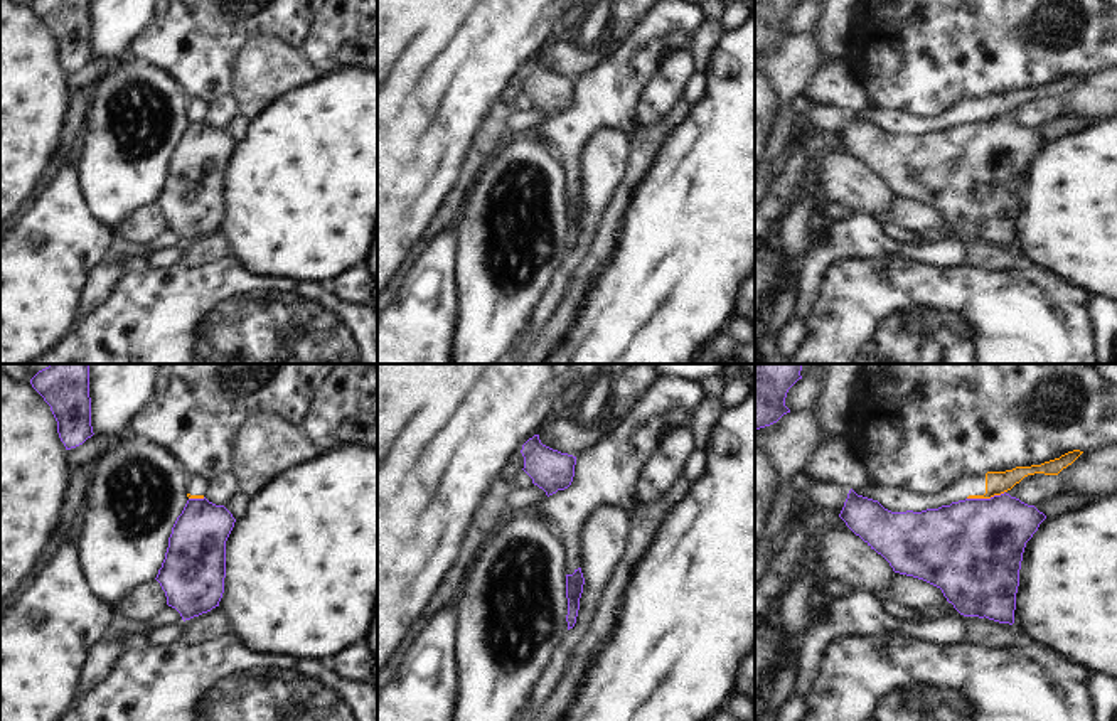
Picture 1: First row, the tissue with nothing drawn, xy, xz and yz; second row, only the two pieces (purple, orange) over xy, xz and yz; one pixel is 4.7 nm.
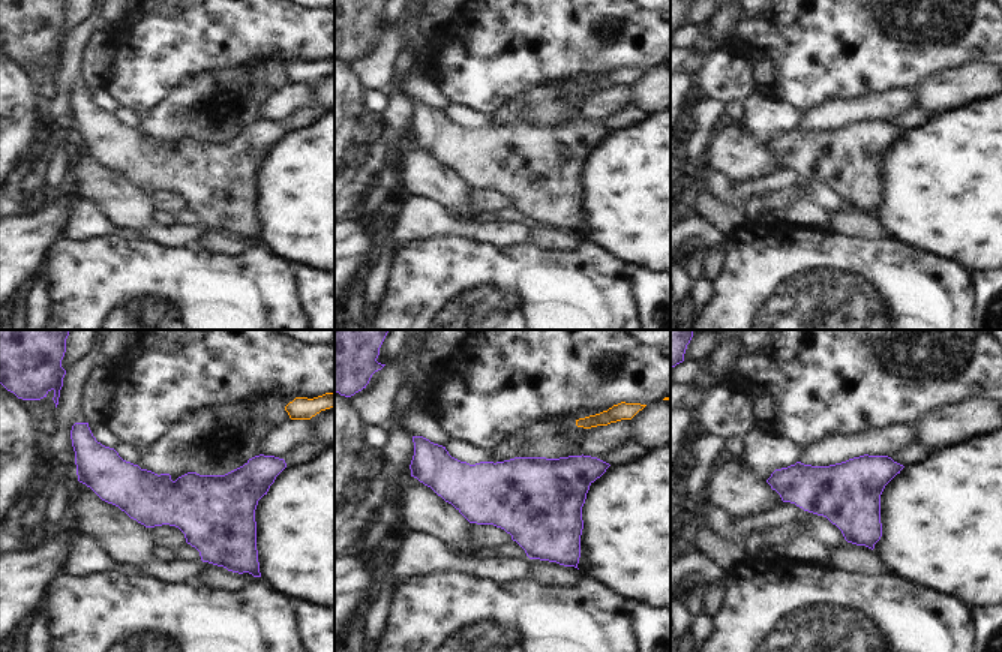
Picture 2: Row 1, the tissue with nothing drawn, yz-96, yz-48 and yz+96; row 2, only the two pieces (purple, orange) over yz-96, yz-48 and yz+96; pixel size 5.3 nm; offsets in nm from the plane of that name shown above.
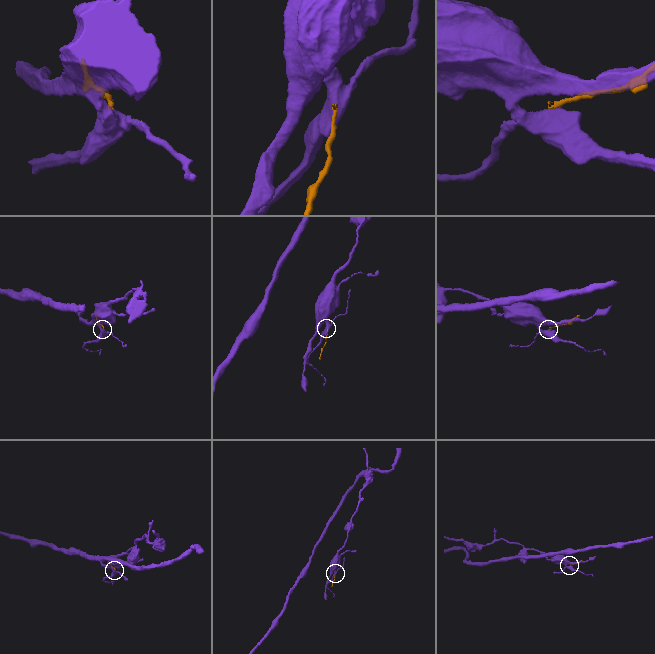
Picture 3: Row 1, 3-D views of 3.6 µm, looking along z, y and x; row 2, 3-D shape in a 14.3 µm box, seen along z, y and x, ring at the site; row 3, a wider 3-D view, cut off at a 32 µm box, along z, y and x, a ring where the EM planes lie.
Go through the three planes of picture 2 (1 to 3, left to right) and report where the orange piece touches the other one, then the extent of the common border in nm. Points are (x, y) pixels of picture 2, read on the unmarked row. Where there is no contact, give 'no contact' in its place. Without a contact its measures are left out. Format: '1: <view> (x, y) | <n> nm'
1: no contact
2: no contact
3: no contact

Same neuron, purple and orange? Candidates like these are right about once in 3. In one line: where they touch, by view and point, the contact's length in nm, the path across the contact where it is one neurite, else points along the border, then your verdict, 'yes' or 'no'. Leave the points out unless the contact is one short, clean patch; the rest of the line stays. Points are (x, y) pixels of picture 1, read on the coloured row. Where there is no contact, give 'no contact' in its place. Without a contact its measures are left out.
contact yz (986, 499); length 190 nm; no

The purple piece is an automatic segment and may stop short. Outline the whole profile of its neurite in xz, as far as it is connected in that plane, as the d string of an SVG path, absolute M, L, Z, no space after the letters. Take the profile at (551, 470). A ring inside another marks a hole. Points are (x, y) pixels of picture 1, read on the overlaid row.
M539 435L529 438L521 450L524 457L524 472L532 483L553 495L571 485L575 477L576 457L561 453L541 443Z

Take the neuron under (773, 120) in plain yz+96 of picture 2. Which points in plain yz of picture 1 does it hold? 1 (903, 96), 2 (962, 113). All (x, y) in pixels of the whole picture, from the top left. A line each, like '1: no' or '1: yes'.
1: no
2: yes

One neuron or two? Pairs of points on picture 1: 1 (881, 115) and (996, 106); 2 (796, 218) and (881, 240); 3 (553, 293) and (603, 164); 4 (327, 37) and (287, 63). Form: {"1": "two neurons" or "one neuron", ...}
{"1": "one neuron", "2": "two neurons", "3": "one neuron", "4": "two neurons"}

